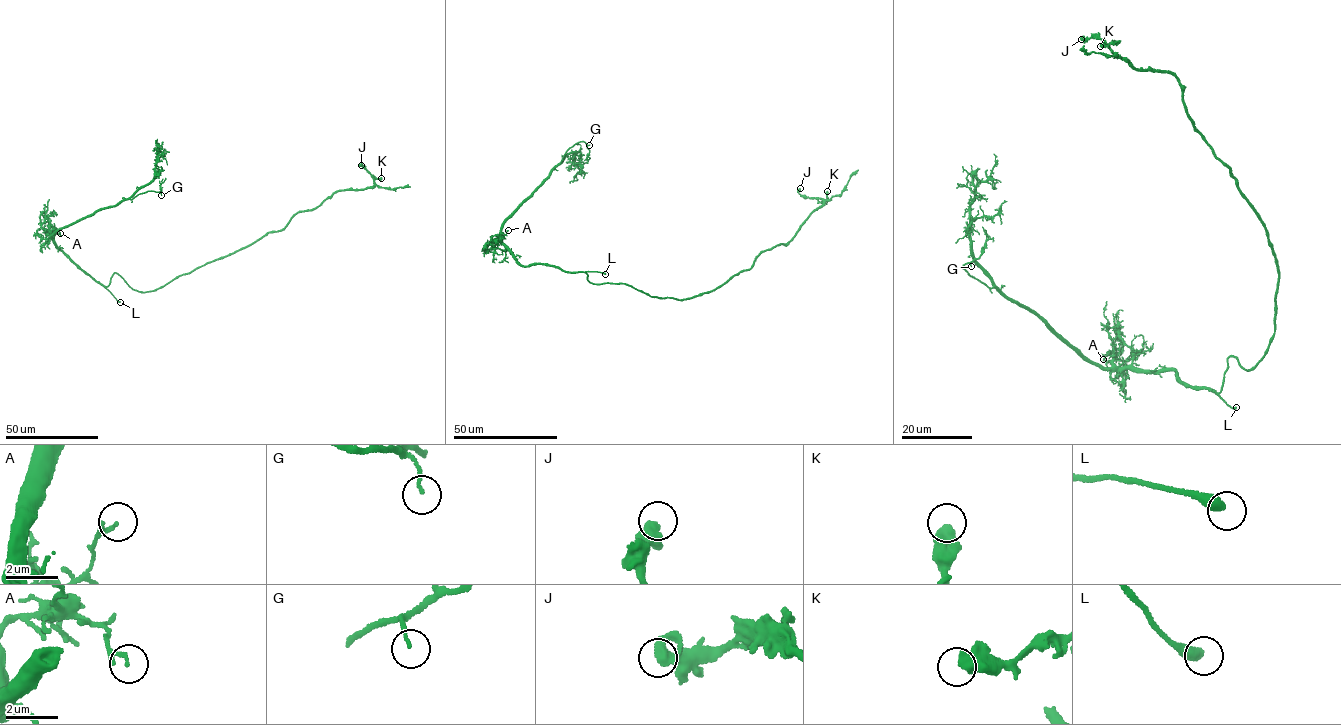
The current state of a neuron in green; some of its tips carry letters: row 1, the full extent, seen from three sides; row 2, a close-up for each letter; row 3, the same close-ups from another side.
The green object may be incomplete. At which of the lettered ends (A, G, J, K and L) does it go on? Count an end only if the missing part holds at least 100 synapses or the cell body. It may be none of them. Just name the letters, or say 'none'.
L

